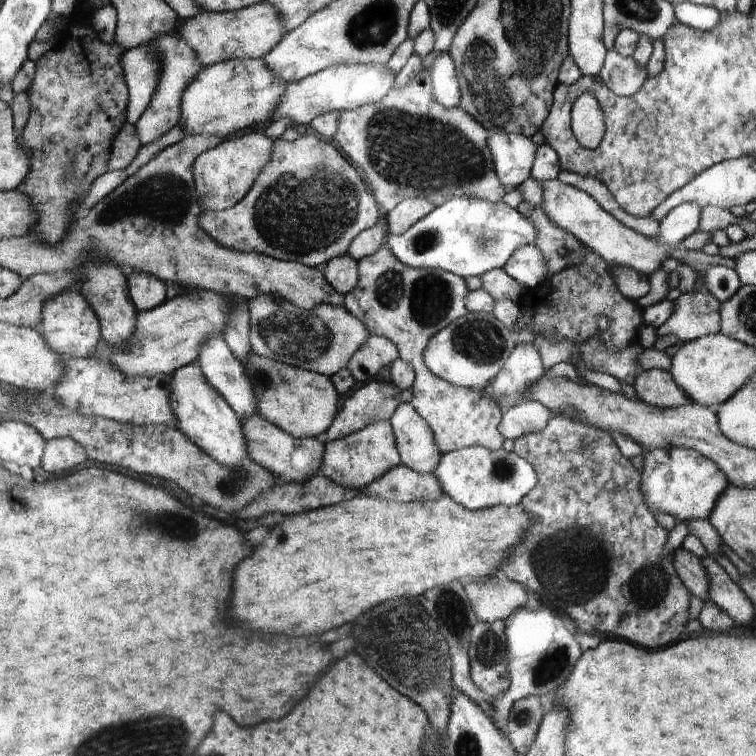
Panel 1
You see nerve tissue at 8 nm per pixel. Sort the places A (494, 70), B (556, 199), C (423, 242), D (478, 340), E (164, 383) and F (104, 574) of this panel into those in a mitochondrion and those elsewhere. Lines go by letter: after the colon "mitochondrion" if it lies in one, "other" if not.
A: mitochondrion
B: other
C: mitochondrion
D: mitochondrion
E: other
F: other

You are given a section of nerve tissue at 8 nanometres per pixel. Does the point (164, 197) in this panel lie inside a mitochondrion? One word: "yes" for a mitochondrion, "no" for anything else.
yes

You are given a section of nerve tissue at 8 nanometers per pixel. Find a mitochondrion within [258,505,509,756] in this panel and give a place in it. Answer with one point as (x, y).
(400, 639)

